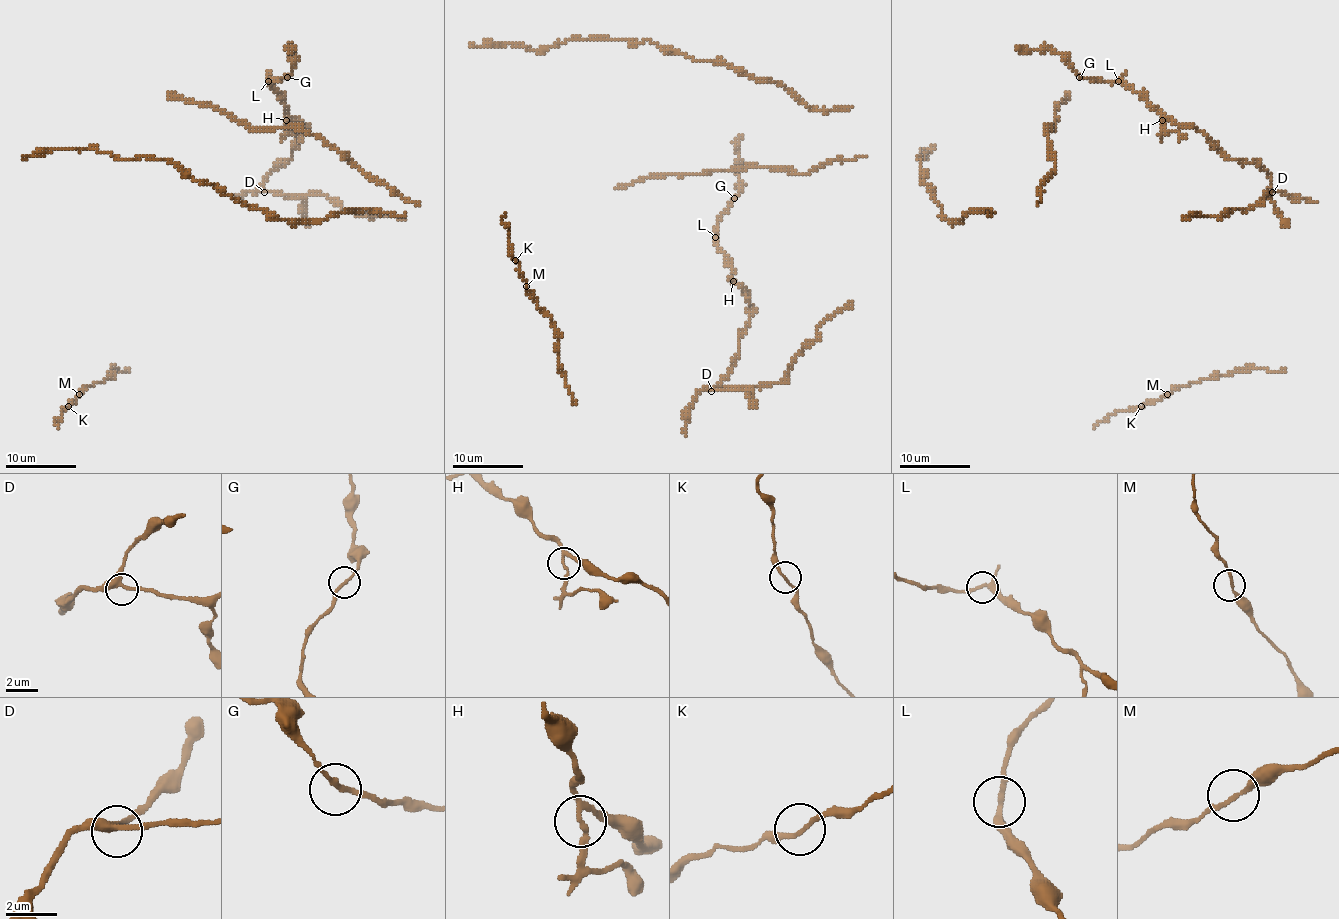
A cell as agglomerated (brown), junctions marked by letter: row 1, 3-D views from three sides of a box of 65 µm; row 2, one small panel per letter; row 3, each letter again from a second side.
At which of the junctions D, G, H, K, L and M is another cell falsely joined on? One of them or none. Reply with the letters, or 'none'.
H

